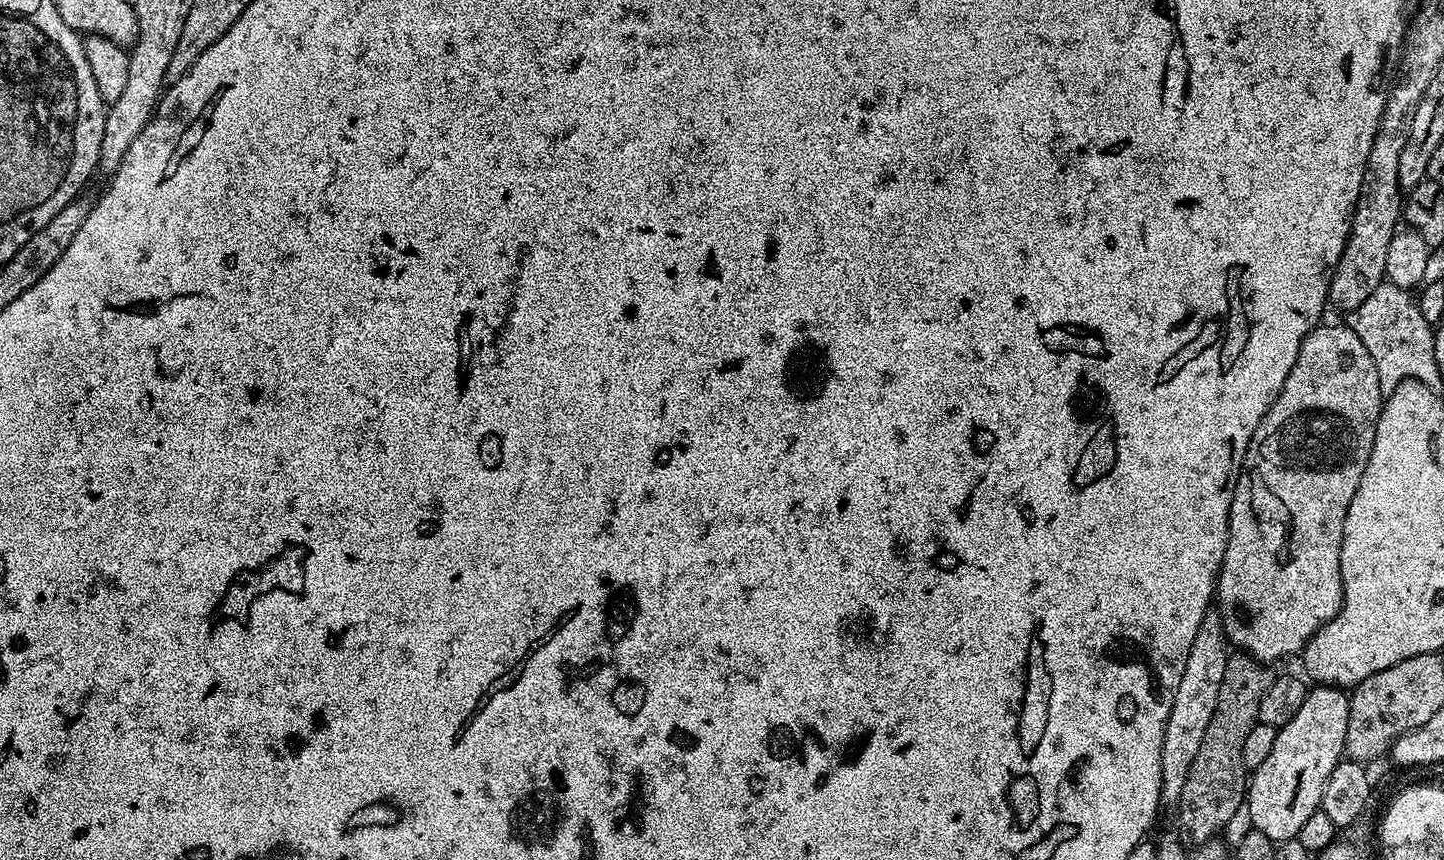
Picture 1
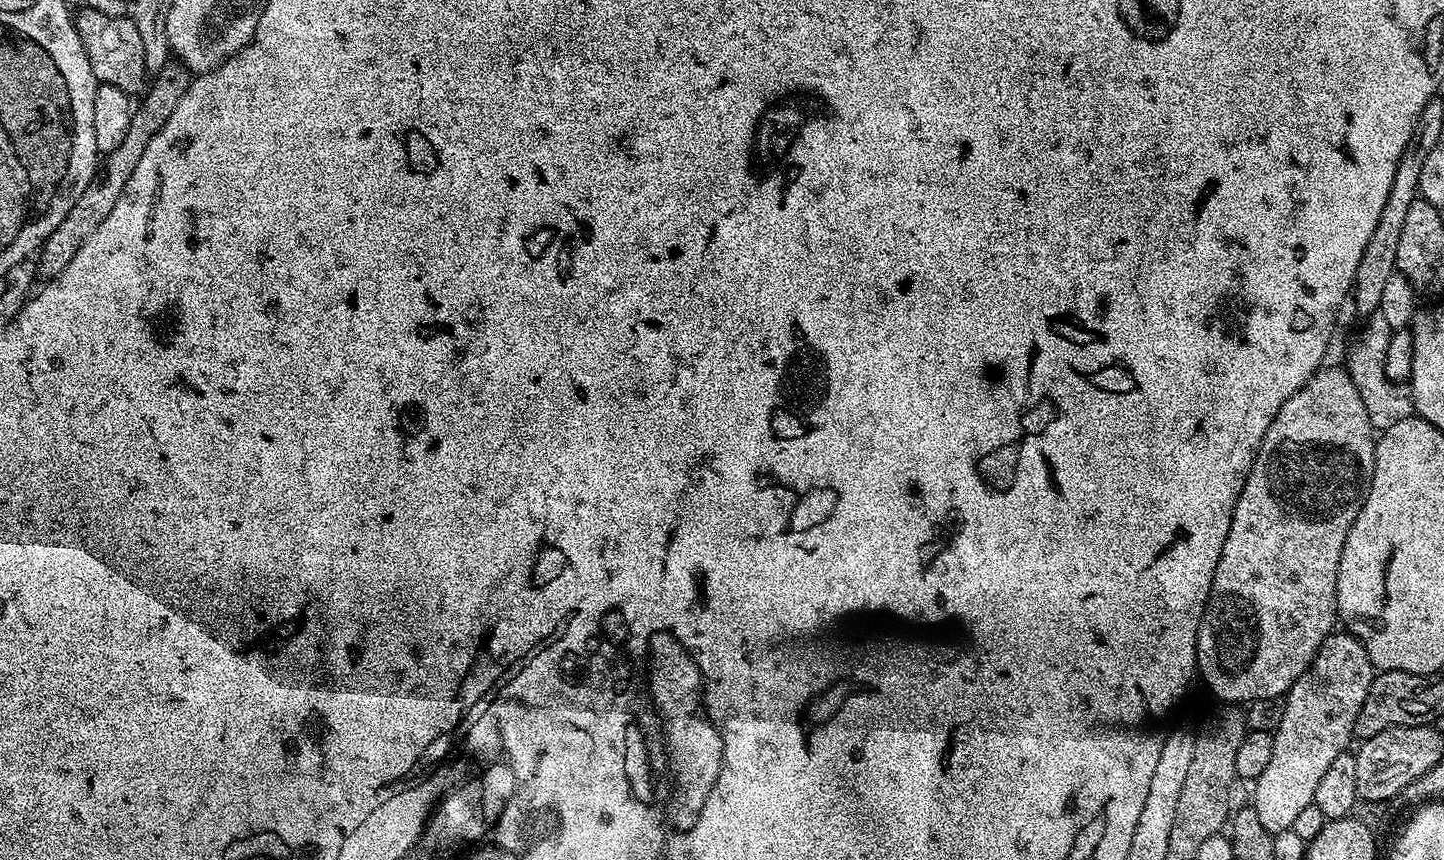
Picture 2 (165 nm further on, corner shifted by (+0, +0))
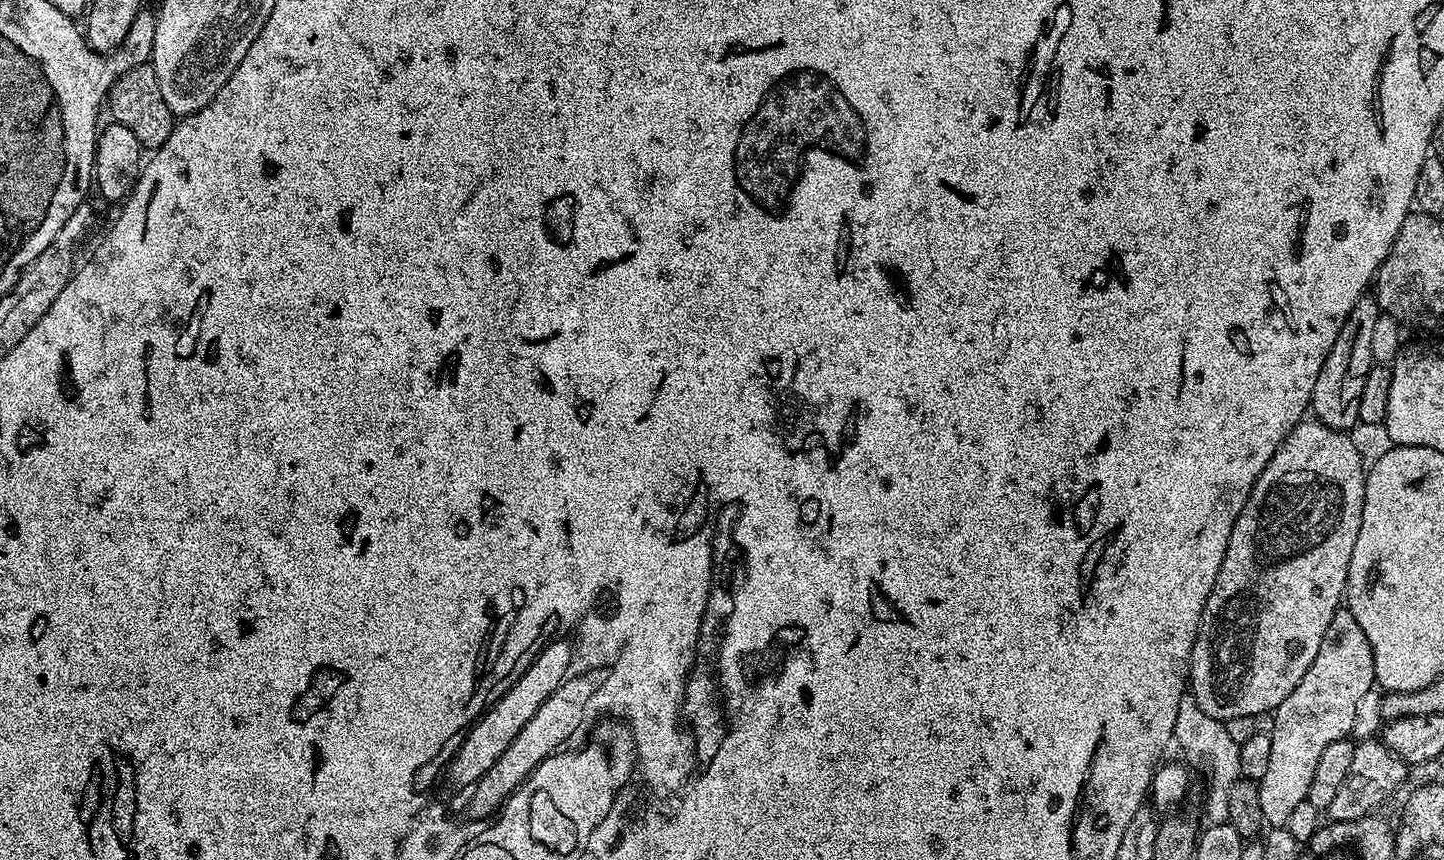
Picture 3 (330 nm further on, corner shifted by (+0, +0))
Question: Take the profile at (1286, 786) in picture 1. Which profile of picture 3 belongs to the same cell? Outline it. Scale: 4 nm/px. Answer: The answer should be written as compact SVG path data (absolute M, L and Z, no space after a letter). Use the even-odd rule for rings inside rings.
M1341 606L1334 618L1330 618L1330 626L1326 626L1322 646L1318 646L1318 654L1314 662L1310 662L1310 670L1302 674L1302 682L1286 694L1271 717L1270 763L1266 774L1262 774L1258 782L1258 799L1262 802L1265 825L1287 825L1290 813L1297 808L1298 802L1308 799L1310 782L1314 782L1314 770L1318 767L1320 755L1330 742L1353 735L1356 711L1375 684L1374 654L1370 650L1370 641L1366 639L1362 626L1358 626L1354 614Z

